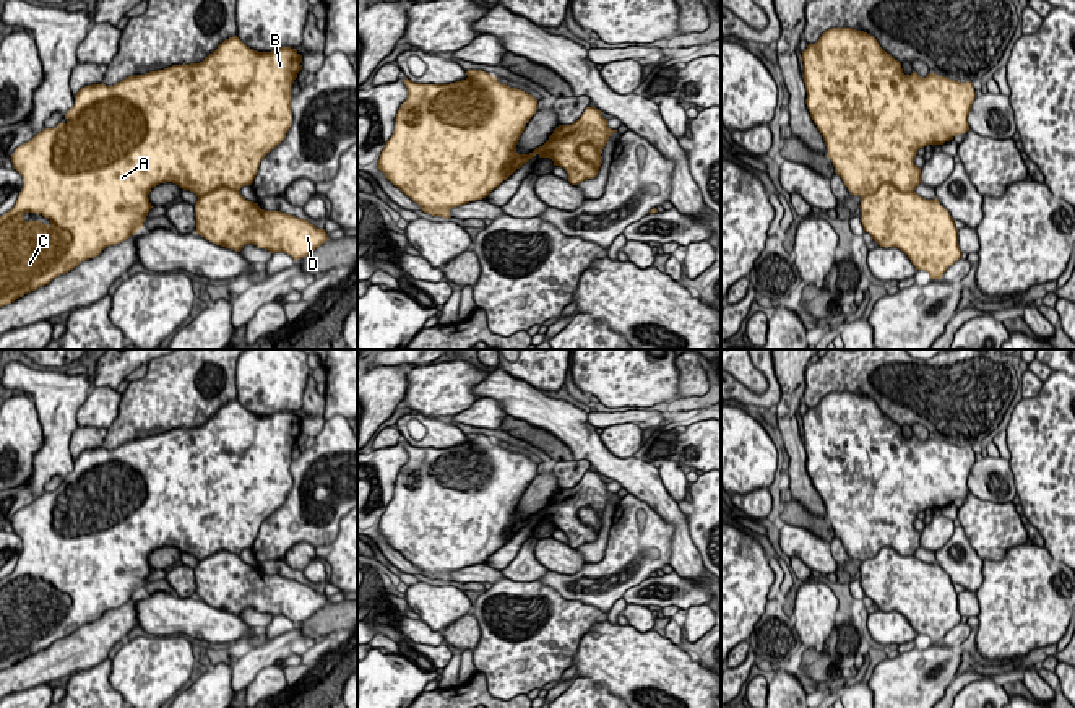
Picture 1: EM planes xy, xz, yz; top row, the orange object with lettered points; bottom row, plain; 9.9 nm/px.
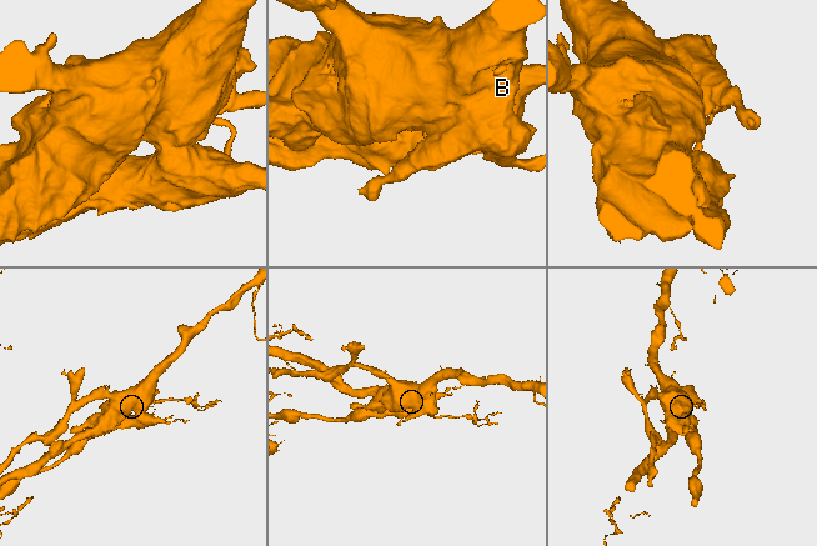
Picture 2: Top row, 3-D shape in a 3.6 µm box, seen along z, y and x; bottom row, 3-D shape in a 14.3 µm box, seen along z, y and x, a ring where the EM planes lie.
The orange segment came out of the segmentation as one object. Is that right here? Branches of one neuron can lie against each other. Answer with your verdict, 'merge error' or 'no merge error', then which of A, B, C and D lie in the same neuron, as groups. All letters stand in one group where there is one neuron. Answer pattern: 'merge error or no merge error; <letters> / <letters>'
merge error; A B C / D

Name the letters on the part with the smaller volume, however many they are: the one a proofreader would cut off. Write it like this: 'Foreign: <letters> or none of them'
Foreign: D

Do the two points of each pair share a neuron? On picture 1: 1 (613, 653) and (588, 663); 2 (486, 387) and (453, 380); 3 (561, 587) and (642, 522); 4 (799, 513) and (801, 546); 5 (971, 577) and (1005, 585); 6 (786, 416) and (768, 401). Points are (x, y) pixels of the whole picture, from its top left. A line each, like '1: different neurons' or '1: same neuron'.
1: same neuron
2: different neurons
3: same neuron
4: different neurons
5: different neurons
6: different neurons

